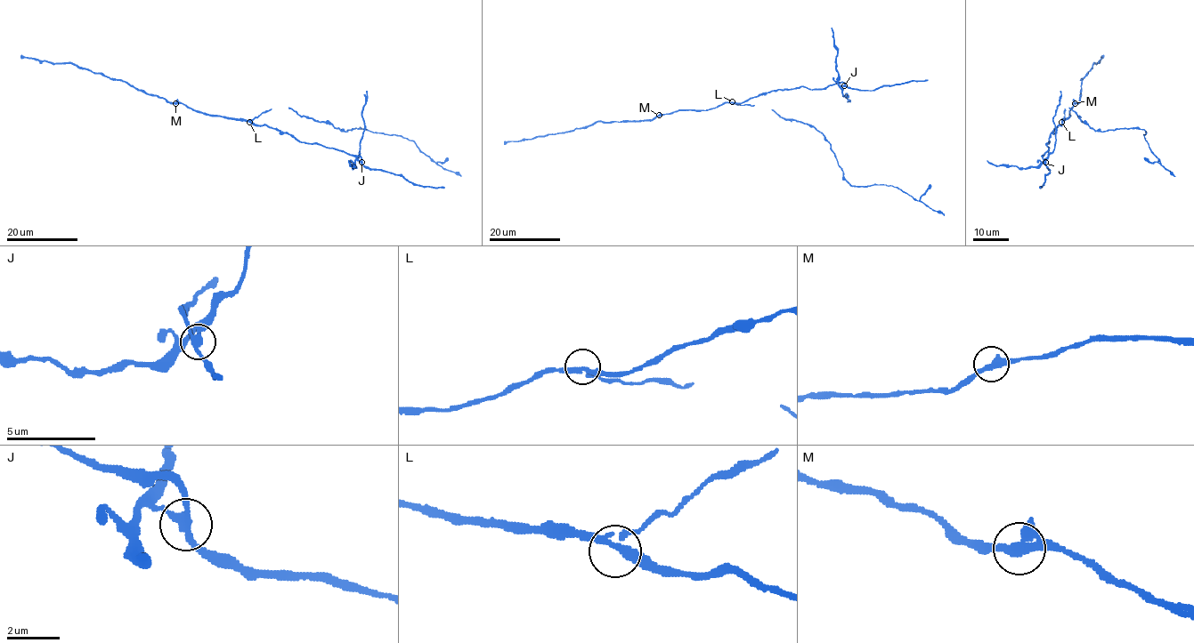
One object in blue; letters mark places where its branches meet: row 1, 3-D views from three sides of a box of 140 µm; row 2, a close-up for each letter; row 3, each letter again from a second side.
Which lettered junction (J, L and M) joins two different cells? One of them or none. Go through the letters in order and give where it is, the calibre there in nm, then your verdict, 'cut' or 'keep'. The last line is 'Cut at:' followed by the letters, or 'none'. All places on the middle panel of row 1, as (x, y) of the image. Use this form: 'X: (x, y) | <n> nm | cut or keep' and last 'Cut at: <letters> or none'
J: (844, 85) | 240 nm | cut
L: (732, 101) | 220 nm | keep
M: (659, 115) | 300 nm | keep
Cut at: J

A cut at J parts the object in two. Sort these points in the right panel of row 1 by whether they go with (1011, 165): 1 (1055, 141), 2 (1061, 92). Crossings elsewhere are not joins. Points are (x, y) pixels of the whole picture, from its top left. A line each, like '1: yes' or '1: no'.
1: yes
2: yes

